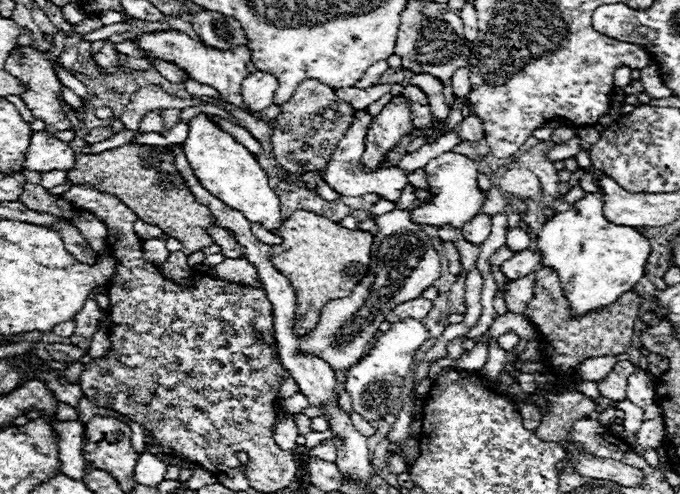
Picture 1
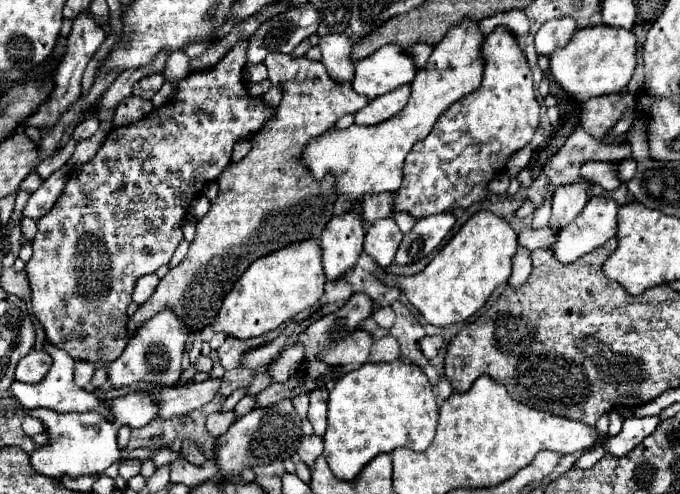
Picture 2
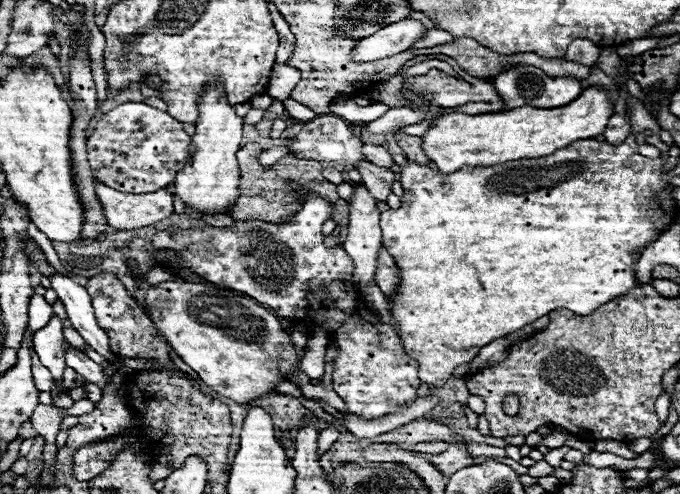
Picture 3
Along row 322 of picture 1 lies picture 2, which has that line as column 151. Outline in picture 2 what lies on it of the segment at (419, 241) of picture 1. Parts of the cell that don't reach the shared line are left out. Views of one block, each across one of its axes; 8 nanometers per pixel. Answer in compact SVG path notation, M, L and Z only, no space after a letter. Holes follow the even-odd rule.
M164 308L164 312L158 312L156 316L152 316L152 320L146 320L132 334L122 356L112 364L108 364L108 378L116 388L130 386L132 382L140 382L140 380L148 380L148 382L158 380L172 386L182 374L180 362L186 340L188 340L188 330L184 328L184 324L180 324L180 318L170 308Z

